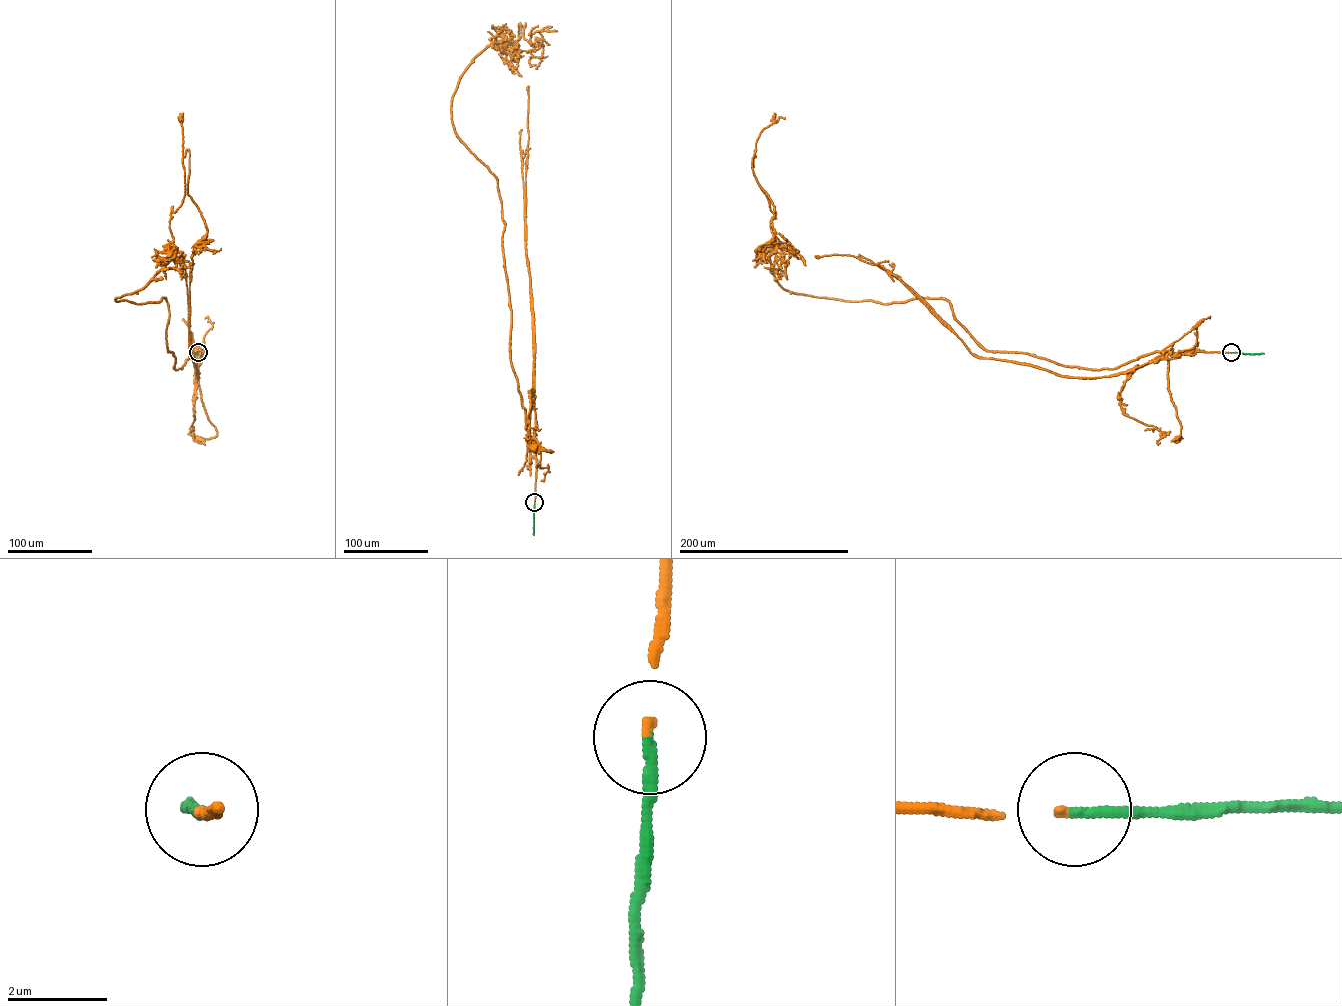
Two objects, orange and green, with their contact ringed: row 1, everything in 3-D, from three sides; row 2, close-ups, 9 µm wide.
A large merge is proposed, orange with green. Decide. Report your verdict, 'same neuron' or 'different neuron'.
same neuron

